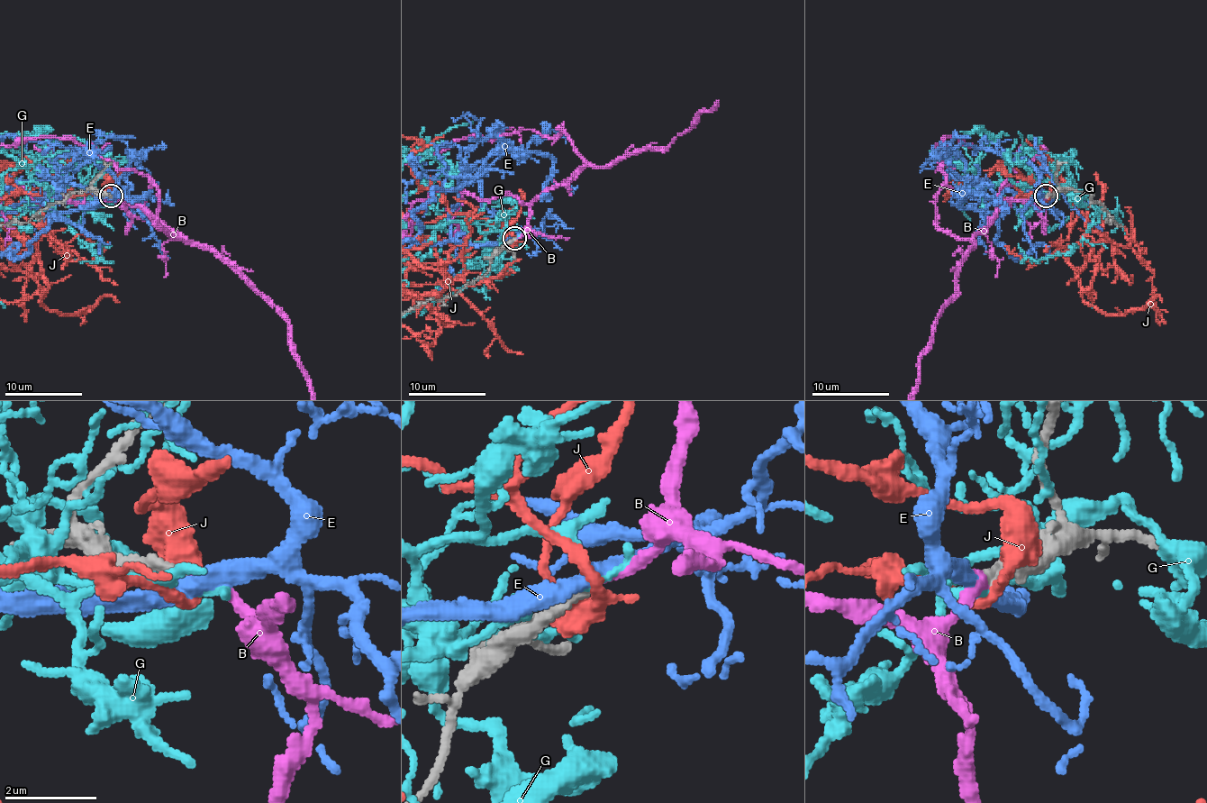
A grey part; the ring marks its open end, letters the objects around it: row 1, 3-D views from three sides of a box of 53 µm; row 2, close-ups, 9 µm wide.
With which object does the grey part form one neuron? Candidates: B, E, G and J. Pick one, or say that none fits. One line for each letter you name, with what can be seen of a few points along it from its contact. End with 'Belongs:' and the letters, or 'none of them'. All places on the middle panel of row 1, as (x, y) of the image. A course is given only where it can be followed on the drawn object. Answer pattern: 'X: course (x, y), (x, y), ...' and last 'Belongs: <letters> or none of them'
Belongs: B

